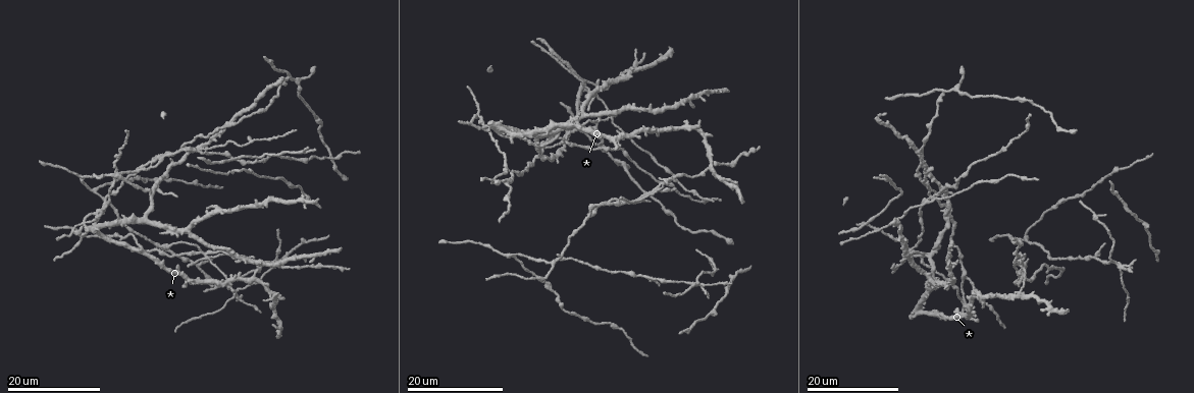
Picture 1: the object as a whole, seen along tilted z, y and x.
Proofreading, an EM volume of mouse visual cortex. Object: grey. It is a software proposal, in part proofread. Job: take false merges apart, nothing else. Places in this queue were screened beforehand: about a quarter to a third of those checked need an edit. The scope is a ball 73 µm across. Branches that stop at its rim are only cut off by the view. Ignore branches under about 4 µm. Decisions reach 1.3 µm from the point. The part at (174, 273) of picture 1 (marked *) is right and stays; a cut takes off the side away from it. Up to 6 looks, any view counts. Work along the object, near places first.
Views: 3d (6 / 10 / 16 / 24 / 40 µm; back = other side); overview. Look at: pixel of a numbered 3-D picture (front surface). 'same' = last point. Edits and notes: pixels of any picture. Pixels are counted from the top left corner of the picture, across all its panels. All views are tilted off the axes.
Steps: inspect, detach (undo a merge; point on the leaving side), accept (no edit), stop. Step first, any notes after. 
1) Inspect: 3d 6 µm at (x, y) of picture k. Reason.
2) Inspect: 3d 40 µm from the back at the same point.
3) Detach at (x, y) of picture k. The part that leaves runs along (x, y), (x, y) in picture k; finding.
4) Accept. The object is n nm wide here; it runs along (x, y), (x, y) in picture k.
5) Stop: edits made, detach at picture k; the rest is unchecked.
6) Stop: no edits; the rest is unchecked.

Inspect: 3d 16 µm at (533, 144) of picture 1. Two arms in line, one across.

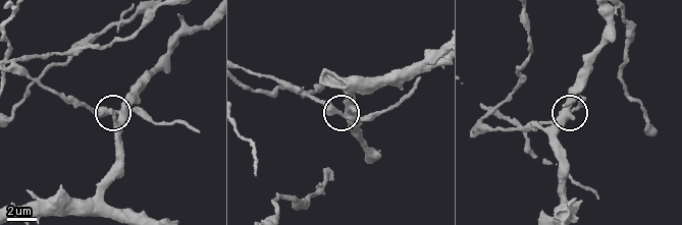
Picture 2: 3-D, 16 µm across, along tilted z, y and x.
Inspect: 3d 10 µm at (340, 115) of picture 2.

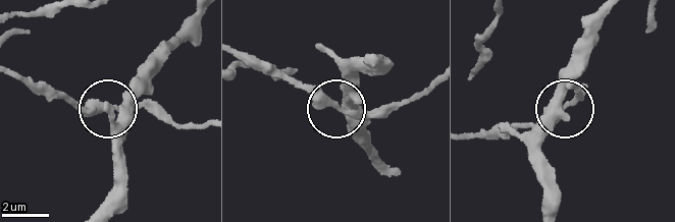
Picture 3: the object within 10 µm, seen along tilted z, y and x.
Accept. The side arm is 118 µm long; 3 arms meet here; one neuron here.

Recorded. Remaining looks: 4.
Inspect: 3d 16 µm at (957, 89) of picture 1.

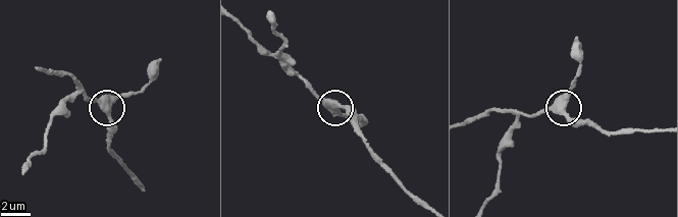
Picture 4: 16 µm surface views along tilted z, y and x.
Inspect: 3d 6 µm at (109, 109) of picture 4. Closer look.

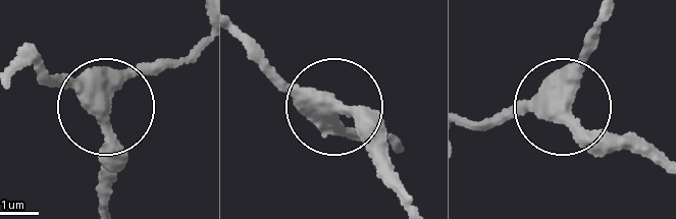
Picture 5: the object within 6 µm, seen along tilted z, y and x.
Accept. The side arm is 6 µm long; it runs along (35, 68), (99, 100), (169, 63) in picture 5; continuous, no second neuron.

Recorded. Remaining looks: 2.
Inspect: 3d 24 µm at (1119, 263) of picture 1. Arms run side by side.

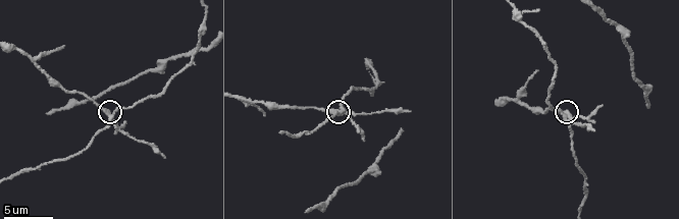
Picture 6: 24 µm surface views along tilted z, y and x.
Inspect: 3d 10 µm at (110, 117) of picture 6.

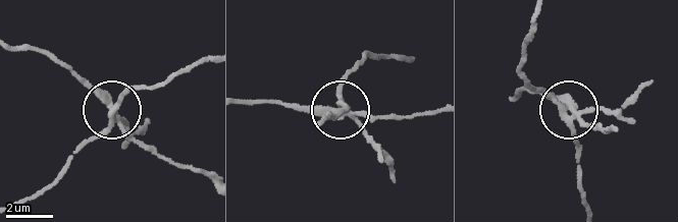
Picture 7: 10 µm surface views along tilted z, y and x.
Detach at (370, 135) of picture 7. The side arm is 18 µm long; the part that leaves runs along (570, 111), (536, 90), (525, 74), (523, 45), (536, 13) in picture 7; a second neuron is stuck on.

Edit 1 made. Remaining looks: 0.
Stop: edits made, detach at picture 7; the rest is unchecked.

